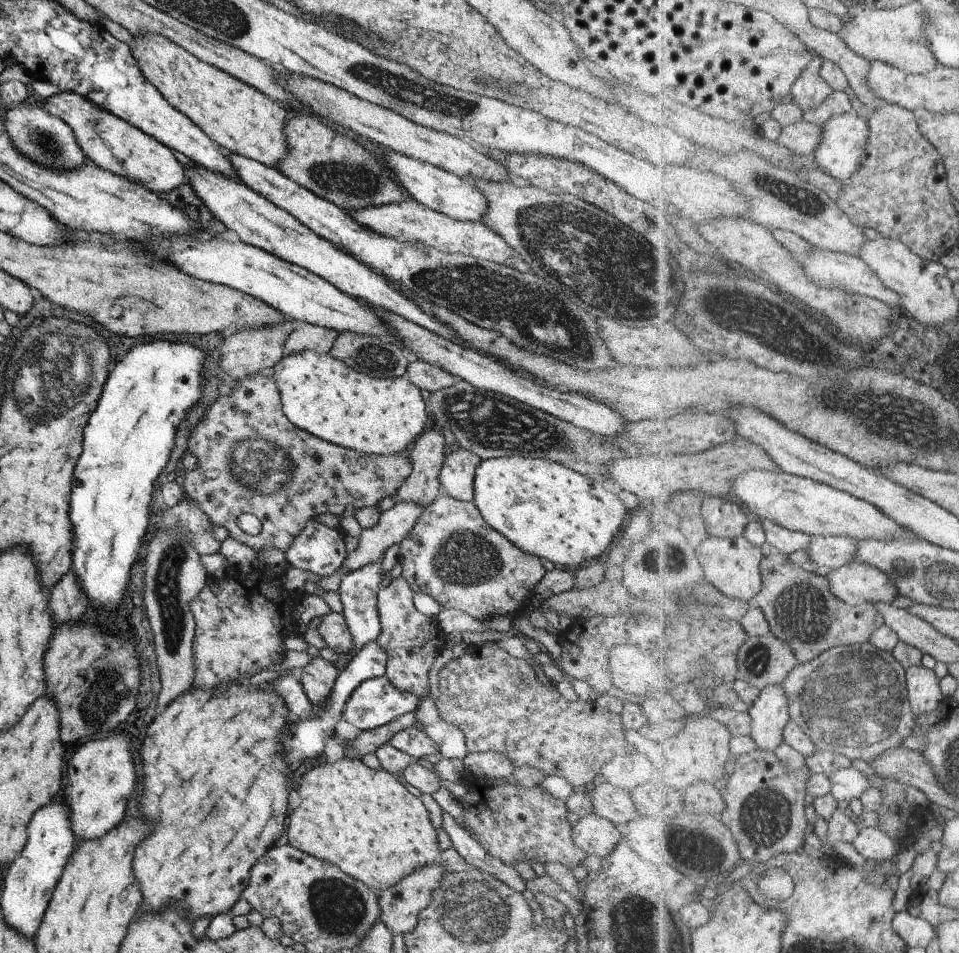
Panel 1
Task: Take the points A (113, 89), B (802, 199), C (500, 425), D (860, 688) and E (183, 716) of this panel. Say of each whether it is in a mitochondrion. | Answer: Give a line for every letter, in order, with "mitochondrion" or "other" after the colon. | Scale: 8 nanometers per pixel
A: other
B: mitochondrion
C: mitochondrion
D: mitochondrion
E: other

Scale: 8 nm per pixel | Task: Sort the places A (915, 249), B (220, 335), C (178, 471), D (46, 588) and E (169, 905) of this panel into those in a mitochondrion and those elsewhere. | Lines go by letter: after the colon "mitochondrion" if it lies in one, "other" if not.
A: other
B: other
C: other
D: other
E: other

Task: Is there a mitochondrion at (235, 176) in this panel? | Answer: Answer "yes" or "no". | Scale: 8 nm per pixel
no

